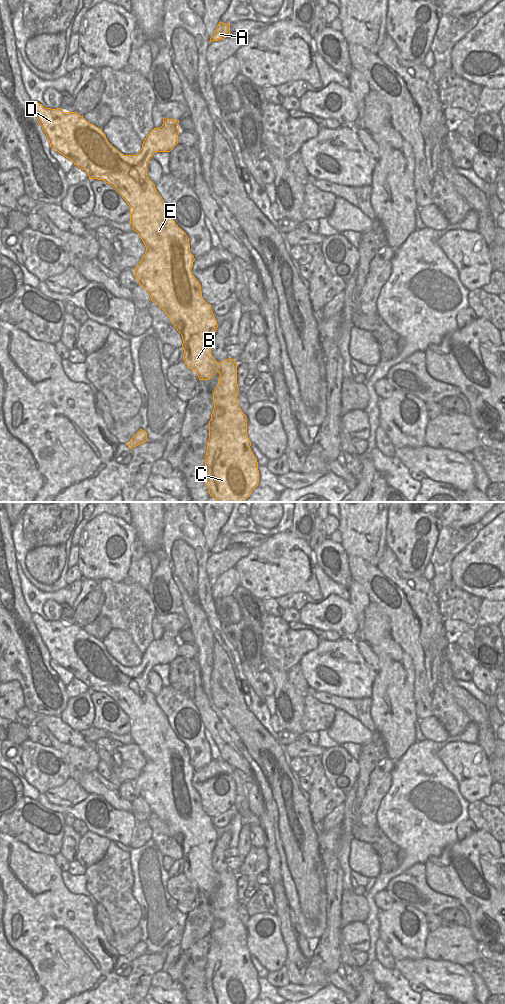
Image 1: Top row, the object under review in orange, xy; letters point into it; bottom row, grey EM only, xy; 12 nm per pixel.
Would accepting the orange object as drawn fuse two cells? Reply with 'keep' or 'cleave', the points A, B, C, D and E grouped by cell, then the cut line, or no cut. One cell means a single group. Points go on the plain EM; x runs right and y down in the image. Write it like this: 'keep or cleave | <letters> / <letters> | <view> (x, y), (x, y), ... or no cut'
keep | A B C D E | no cut

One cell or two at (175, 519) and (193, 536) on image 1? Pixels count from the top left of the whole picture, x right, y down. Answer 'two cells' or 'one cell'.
one cell

